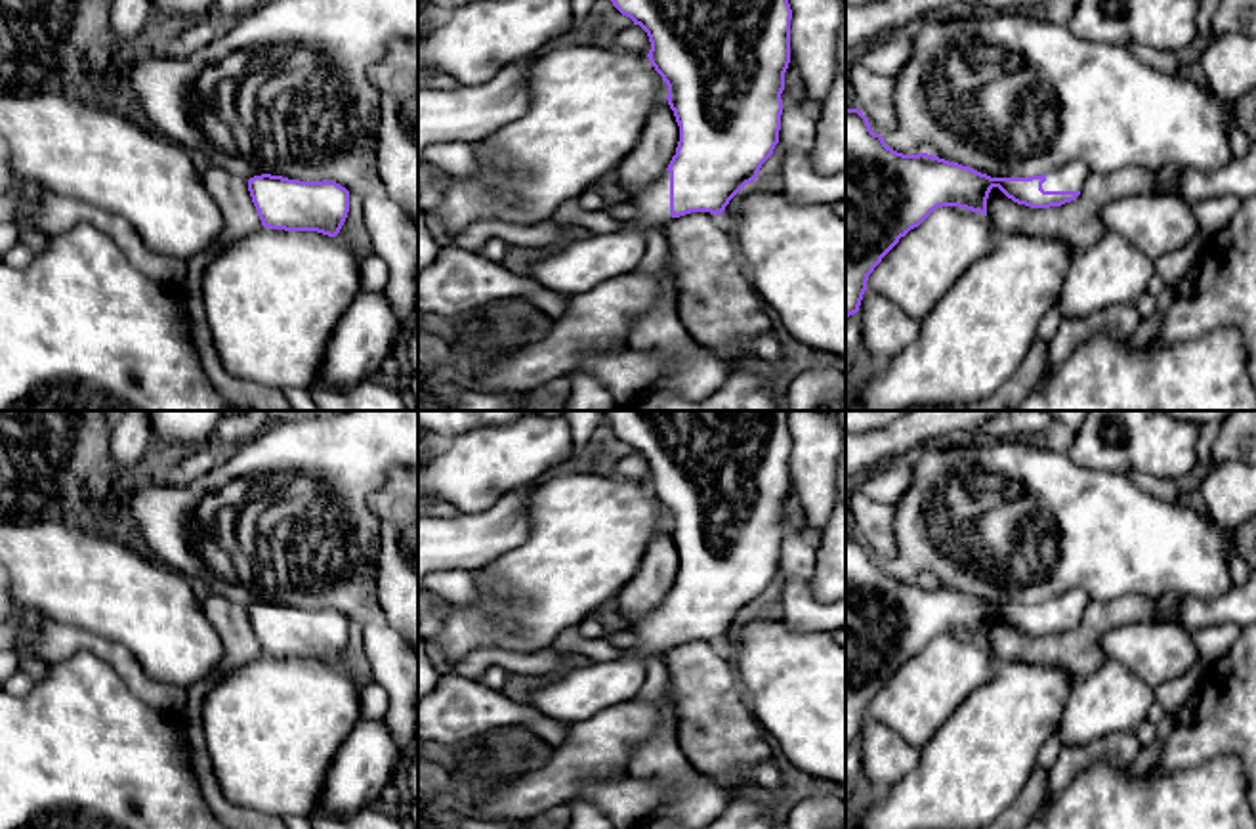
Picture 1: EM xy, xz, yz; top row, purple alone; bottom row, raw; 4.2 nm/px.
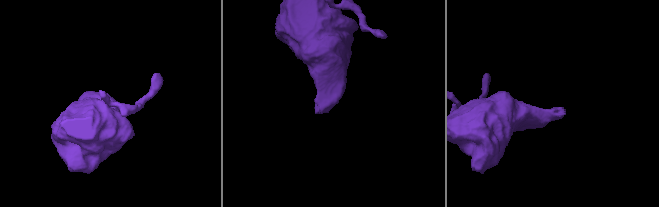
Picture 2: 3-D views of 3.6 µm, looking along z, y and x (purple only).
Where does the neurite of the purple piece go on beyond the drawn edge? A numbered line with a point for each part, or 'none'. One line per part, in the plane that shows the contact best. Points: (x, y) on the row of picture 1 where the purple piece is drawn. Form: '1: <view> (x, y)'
1: yz (1071, 176)

